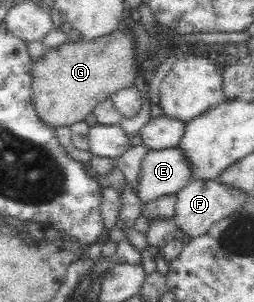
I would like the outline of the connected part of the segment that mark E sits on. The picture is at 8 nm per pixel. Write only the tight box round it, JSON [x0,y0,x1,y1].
[137,149,191,205]

